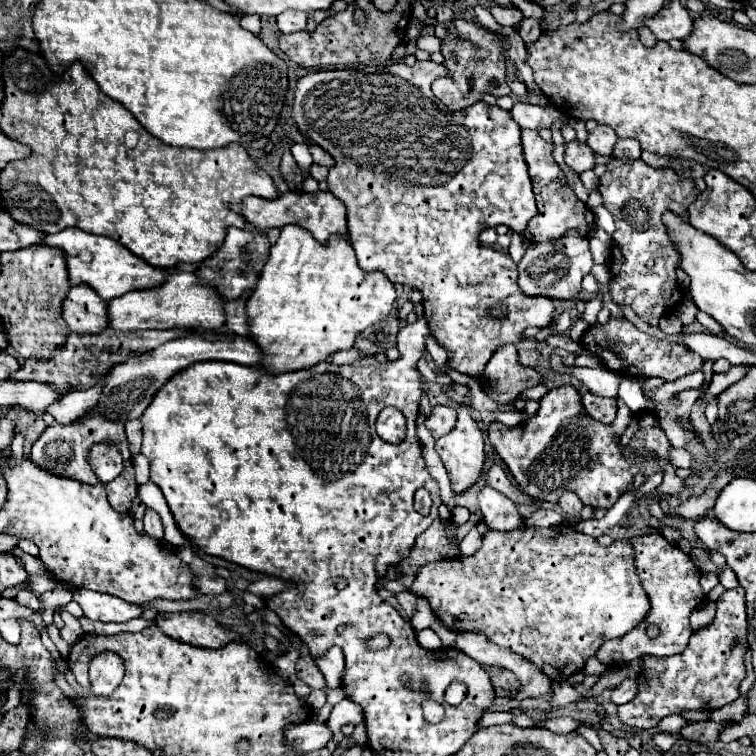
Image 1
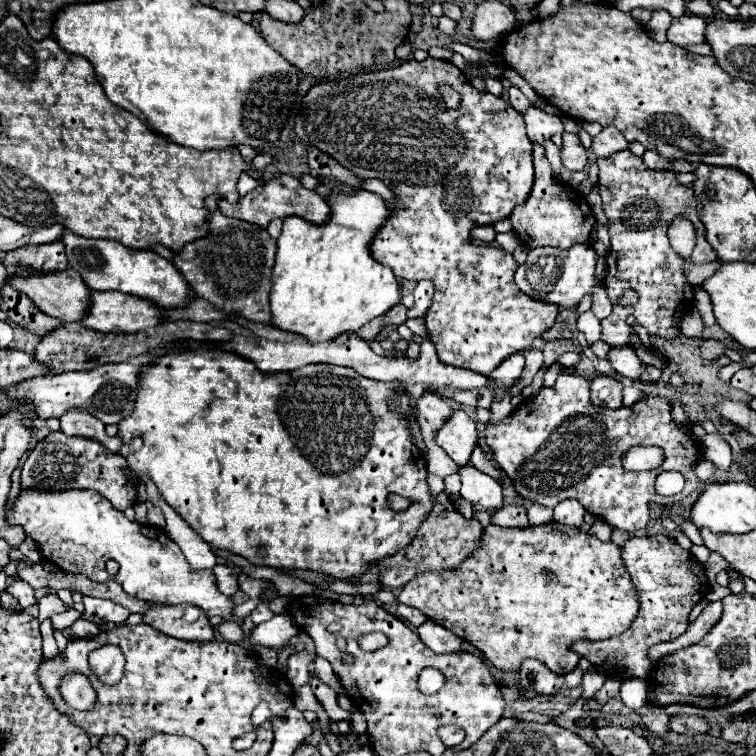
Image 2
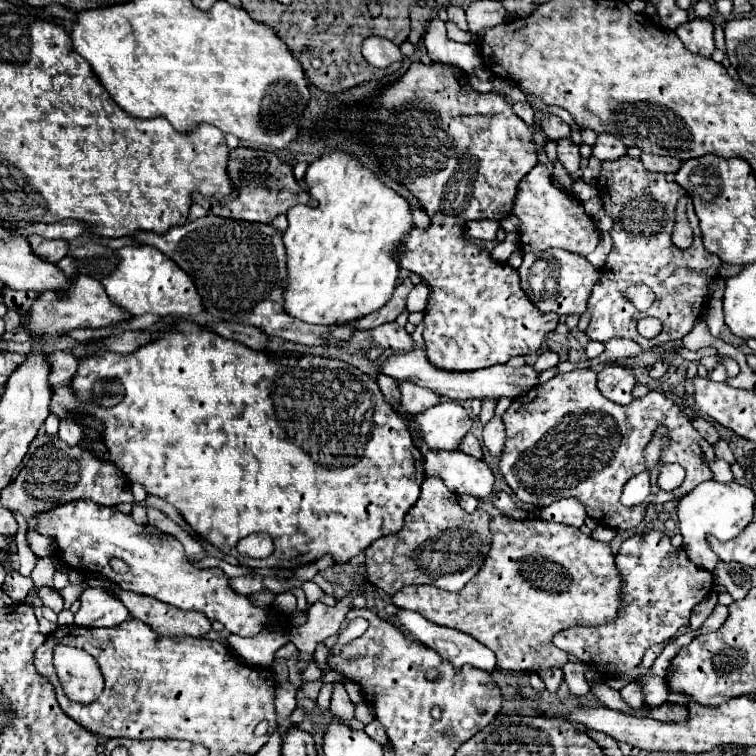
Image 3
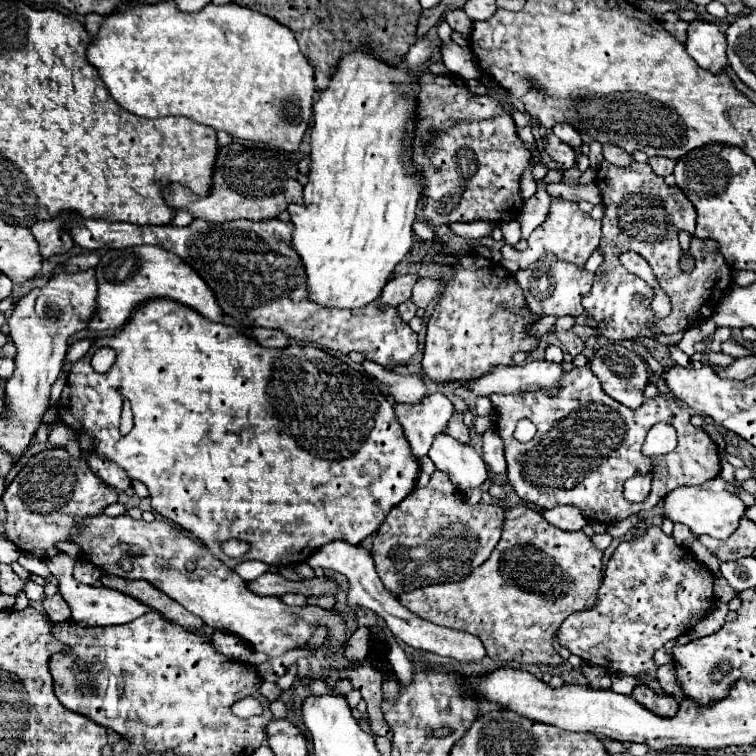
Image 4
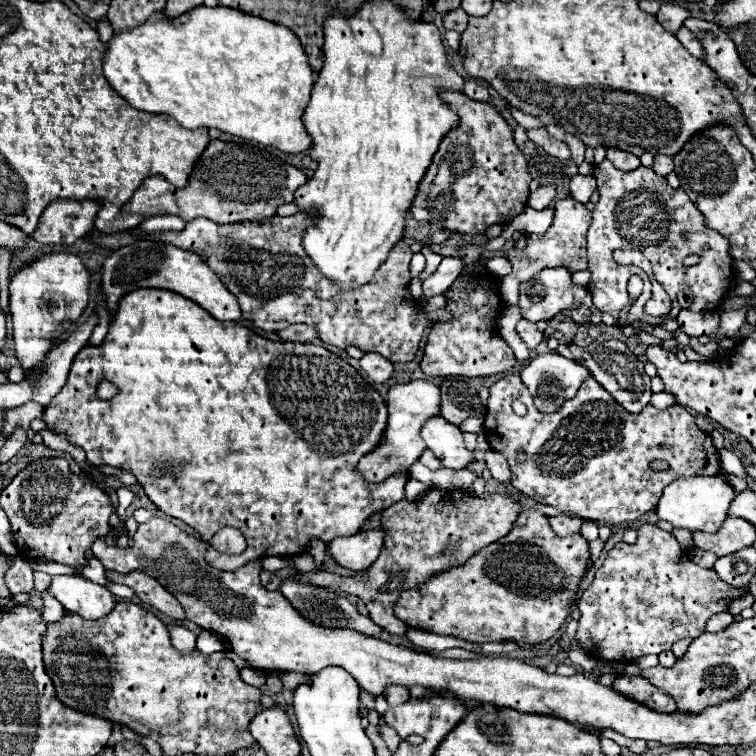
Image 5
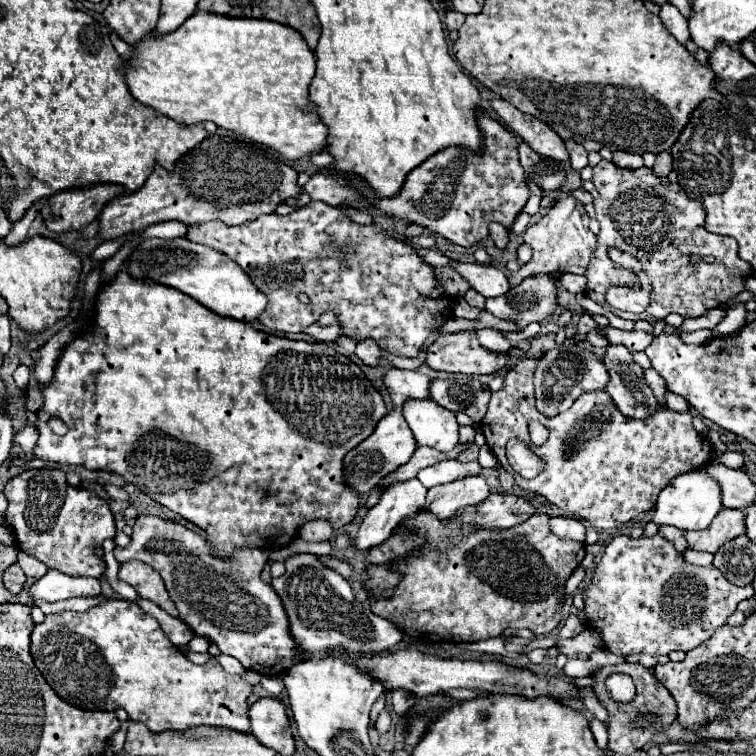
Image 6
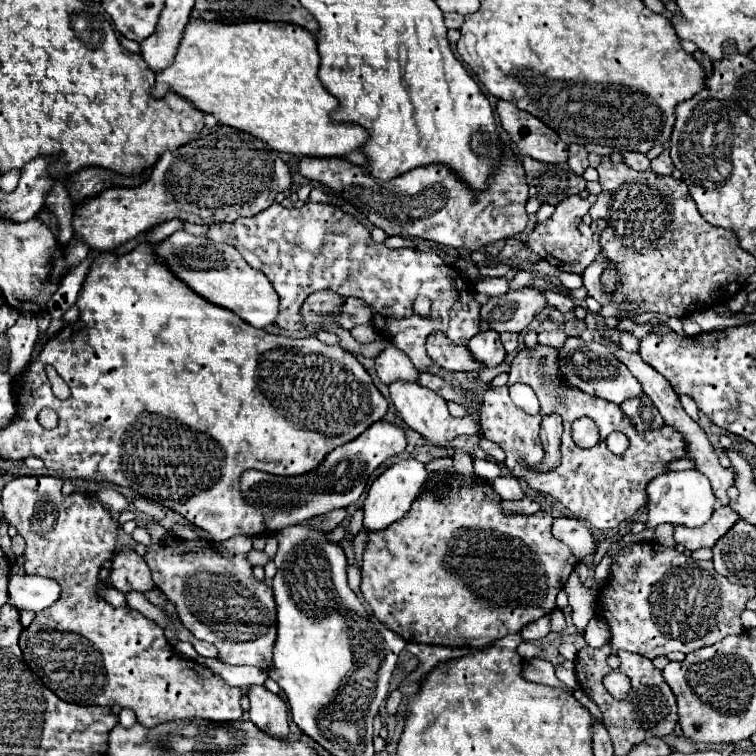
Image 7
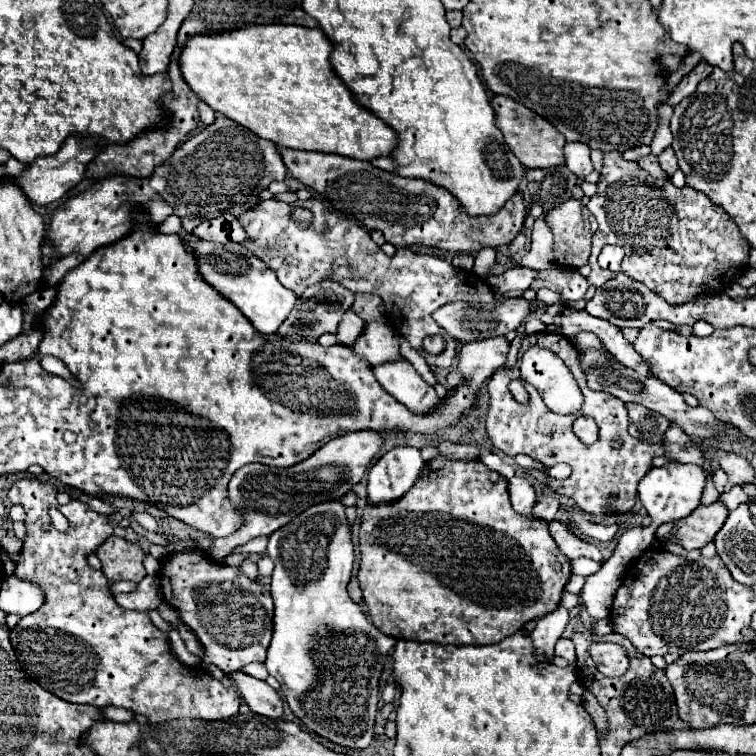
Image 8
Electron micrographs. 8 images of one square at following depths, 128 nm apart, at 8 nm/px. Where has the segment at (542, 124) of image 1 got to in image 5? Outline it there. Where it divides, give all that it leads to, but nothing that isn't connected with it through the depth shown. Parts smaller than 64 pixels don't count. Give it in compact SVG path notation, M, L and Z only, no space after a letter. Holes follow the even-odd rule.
M570 134L564 136L564 142L566 142L568 148L572 150L572 160L580 166L580 164L584 162L584 150L586 150L586 146L582 144L582 140L578 140L576 136L570 136Z

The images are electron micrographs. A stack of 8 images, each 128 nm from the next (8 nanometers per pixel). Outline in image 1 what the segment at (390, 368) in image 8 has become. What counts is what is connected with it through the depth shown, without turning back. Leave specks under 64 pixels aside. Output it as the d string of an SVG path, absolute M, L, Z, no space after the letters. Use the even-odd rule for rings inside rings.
M484 486L480 490L478 502L484 522L490 530L514 530L524 526L522 516L516 510L516 504L492 486Z

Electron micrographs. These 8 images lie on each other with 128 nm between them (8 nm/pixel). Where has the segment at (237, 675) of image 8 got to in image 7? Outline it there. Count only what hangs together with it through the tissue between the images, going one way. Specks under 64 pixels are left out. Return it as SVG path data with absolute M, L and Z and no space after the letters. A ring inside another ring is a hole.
M250 686L250 720L258 724L264 732L272 736L286 738L288 736L288 708L278 694L266 690L266 686Z

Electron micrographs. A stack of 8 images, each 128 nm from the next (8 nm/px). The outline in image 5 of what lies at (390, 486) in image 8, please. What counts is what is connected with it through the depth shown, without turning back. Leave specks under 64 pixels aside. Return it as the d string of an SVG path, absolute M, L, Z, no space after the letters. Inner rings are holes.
M410 478L410 480L406 482L406 500L418 500L418 498L422 498L426 492L428 492L428 488L426 488L422 482L418 482L418 480L414 480L414 478ZM376 526L354 536L334 538L328 544L328 552L336 558L340 566L346 566L354 572L366 570L366 566L370 566L378 558L384 544L384 536L386 532L382 530L382 526Z

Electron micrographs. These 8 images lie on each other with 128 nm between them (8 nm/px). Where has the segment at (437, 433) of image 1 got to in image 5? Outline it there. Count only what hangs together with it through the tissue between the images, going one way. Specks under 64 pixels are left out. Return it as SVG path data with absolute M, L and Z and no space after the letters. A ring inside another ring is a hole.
M364 352L364 356L360 358L360 366L374 382L386 382L394 372L392 362L376 352Z

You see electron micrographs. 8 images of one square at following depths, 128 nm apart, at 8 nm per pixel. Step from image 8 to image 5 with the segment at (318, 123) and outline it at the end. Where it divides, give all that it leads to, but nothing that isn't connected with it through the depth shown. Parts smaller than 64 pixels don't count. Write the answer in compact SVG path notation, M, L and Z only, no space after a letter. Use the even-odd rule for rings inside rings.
M198 6L198 8L178 16L174 20L168 20L162 12L154 14L142 26L138 26L134 30L128 30L128 32L122 32L122 34L114 34L114 38L108 44L108 52L106 52L106 60L104 60L104 76L108 78L112 88L124 100L128 100L130 106L134 106L138 110L144 110L144 112L168 114L180 126L184 126L188 130L194 130L194 128L200 128L200 126L218 128L222 132L240 136L244 140L254 140L258 144L272 146L272 148L282 150L286 154L300 154L300 152L304 152L304 150L308 150L312 146L312 136L306 132L306 128L302 124L302 112L304 112L304 108L306 108L306 104L310 100L310 90L312 90L312 84L314 84L314 74L312 74L312 68L308 64L308 56L302 50L302 44L300 44L298 36L290 28L278 26L278 24L274 24L270 20L256 18L256 16L250 16L250 14L244 14L244 12L238 12L238 10L230 10L230 8L222 8L222 6L216 6L216 8Z

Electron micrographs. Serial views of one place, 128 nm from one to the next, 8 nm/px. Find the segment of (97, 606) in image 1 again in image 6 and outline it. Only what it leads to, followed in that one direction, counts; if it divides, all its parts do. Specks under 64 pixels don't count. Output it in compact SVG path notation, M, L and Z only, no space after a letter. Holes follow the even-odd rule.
M48 570L40 580L36 580L28 596L32 600L46 600L46 602L58 602L76 596L92 596L101 594L100 580L94 577L71 577L58 570Z

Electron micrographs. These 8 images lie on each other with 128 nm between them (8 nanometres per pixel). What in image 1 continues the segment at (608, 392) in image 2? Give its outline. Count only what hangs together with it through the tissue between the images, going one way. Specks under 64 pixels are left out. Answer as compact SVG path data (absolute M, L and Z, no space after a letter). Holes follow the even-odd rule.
M586 392L586 394L582 396L582 402L584 402L586 412L588 412L592 418L602 420L602 422L606 422L606 424L610 424L610 422L614 420L616 410L618 410L616 398L604 398L604 396L596 396L596 394L592 394L592 392Z

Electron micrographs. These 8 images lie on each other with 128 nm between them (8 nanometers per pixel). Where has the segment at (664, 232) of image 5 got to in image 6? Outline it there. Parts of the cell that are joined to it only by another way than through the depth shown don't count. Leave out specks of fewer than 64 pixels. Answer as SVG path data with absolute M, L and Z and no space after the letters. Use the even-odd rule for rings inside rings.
M600 160L598 166L594 166L592 182L600 194L600 198L594 200L600 232L598 248L586 270L586 294L594 302L608 306L605 301L606 288L616 284L618 268L612 266L606 254L610 246L634 254L634 258L642 262L642 270L652 286L650 304L642 314L611 308L613 314L626 320L636 322L644 318L666 318L672 312L684 318L698 318L706 310L728 302L744 290L744 282L752 276L754 268L738 256L738 244L734 238L706 232L702 204L688 198L680 184L672 184L668 178L656 178L650 168L626 170L608 160ZM692 254L708 254L714 262L692 264Z

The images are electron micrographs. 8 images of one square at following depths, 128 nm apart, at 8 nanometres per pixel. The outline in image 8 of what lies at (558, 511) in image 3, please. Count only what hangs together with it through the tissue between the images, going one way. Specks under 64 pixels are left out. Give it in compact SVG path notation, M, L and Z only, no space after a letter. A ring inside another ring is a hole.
M552 520L552 522L548 522L548 528L550 528L550 536L556 540L558 548L566 554L566 558L574 560L574 558L578 558L578 556L588 556L588 558L596 560L598 564L604 562L600 550L598 550L594 544L576 538L562 522Z

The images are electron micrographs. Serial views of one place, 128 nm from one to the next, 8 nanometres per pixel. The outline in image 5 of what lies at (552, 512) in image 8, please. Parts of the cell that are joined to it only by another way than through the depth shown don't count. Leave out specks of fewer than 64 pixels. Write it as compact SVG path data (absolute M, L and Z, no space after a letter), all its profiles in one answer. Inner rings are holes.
M428 490L422 500L408 502L400 500L382 512L382 528L386 530L384 546L378 560L366 568L364 572L356 572L354 576L336 576L332 572L308 572L304 580L310 584L318 584L322 588L330 588L334 592L342 590L346 594L354 594L364 600L370 618L386 628L390 634L406 636L408 626L402 624L392 608L398 600L400 592L422 584L426 576L438 574L446 568L464 564L478 548L506 536L522 506L502 494L486 494L472 496L464 490Z

